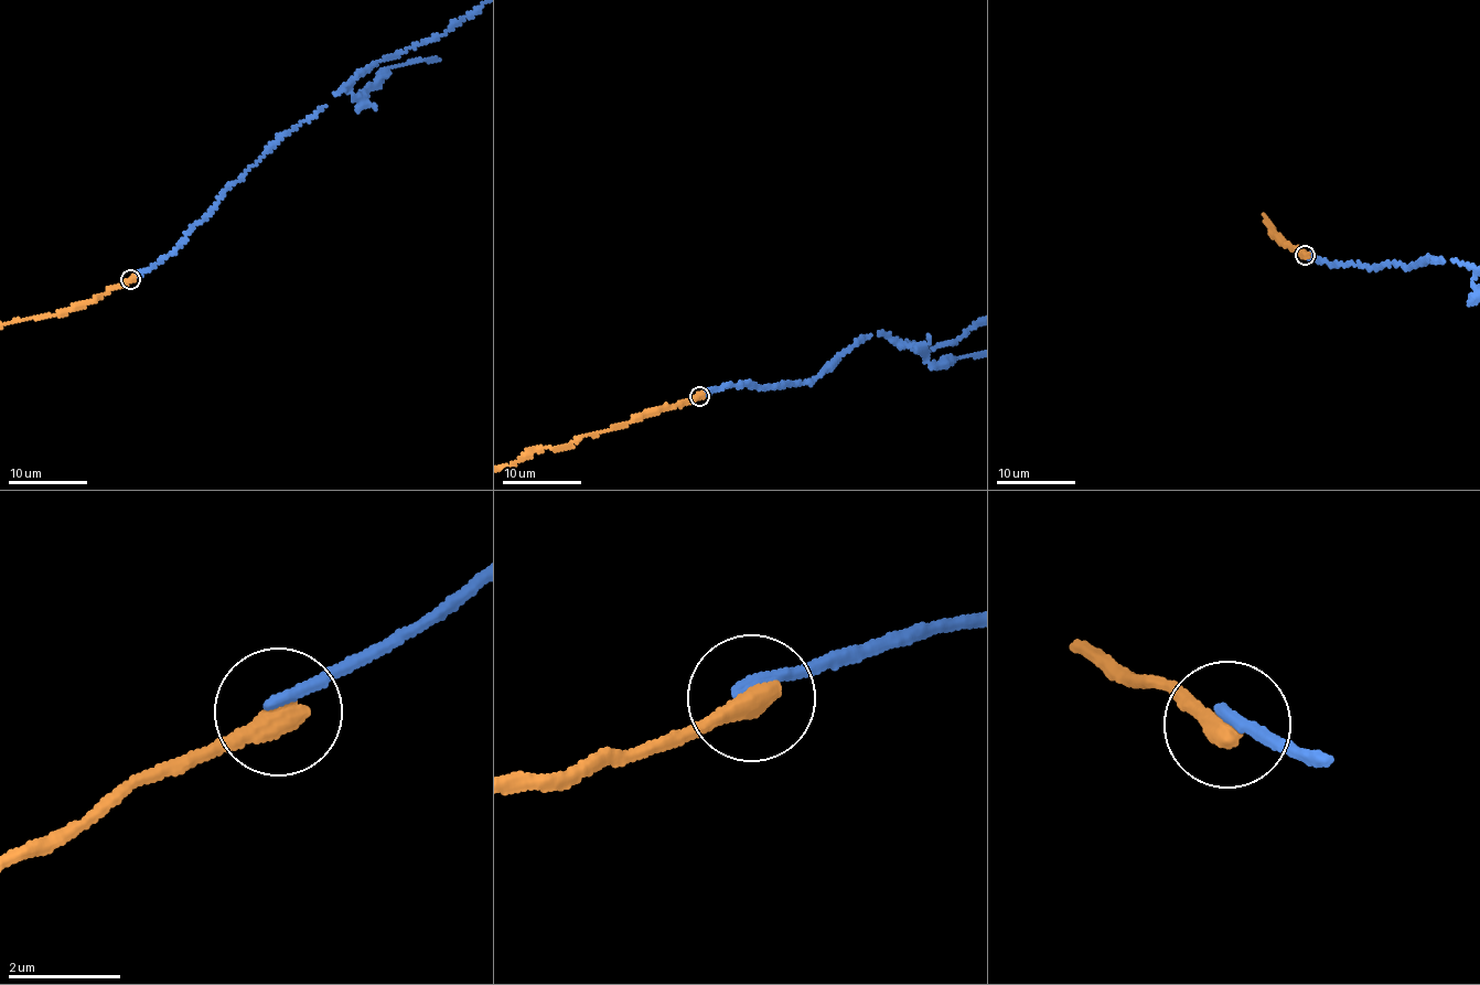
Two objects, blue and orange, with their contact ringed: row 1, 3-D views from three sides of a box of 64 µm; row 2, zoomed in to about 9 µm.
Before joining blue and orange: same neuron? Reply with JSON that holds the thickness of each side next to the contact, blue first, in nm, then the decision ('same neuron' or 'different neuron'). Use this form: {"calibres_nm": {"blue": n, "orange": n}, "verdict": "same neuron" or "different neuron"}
{"calibres_nm": {"blue": 200, "orange": 460}, "verdict": "different neuron"}

